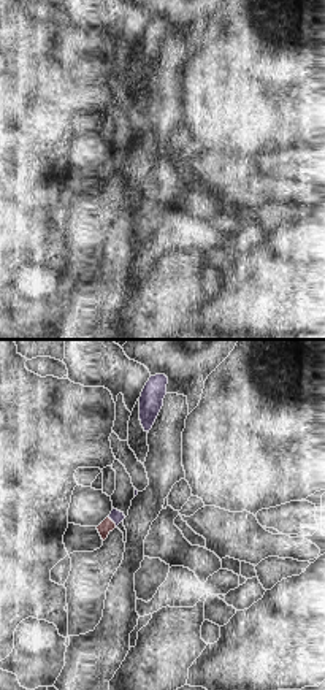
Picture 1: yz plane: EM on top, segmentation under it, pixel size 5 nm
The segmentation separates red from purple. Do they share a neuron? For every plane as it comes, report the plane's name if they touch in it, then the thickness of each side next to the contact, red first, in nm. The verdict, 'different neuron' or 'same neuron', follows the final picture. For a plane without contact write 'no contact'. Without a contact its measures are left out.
yz | 70/70 nm

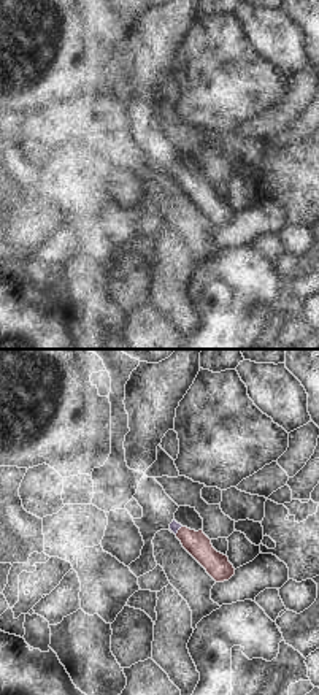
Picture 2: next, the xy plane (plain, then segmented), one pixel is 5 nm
xy | 120/50 nm

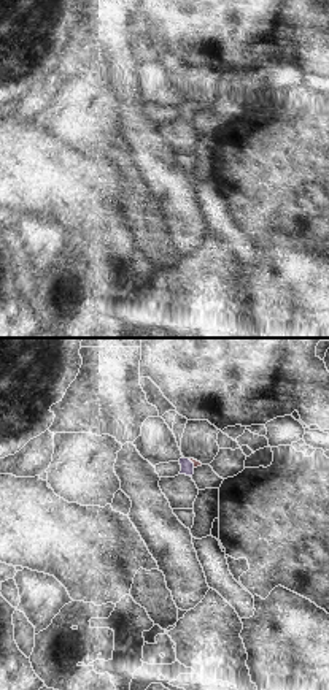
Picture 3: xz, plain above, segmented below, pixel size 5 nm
xz | 30/60 nm

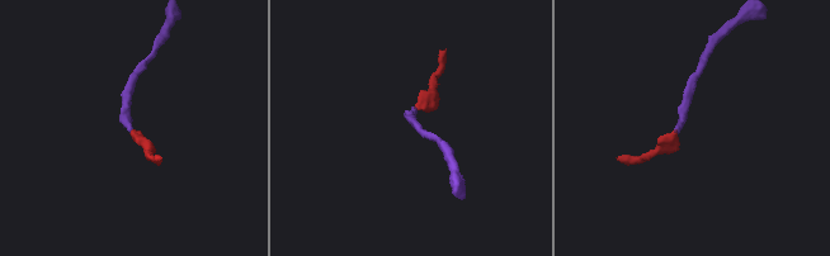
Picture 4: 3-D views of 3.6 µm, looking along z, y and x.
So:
same neuron

